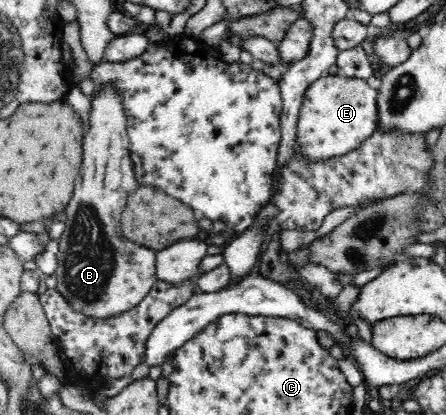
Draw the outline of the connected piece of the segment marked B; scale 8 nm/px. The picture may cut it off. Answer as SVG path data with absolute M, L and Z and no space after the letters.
M115 80L103 82L89 97L89 129L83 135L83 163L75 179L75 195L65 211L65 228L58 240L56 288L73 309L91 318L108 318L135 307L158 280L156 251L128 240L120 228L120 215L127 197L138 189L130 155L123 96Z

